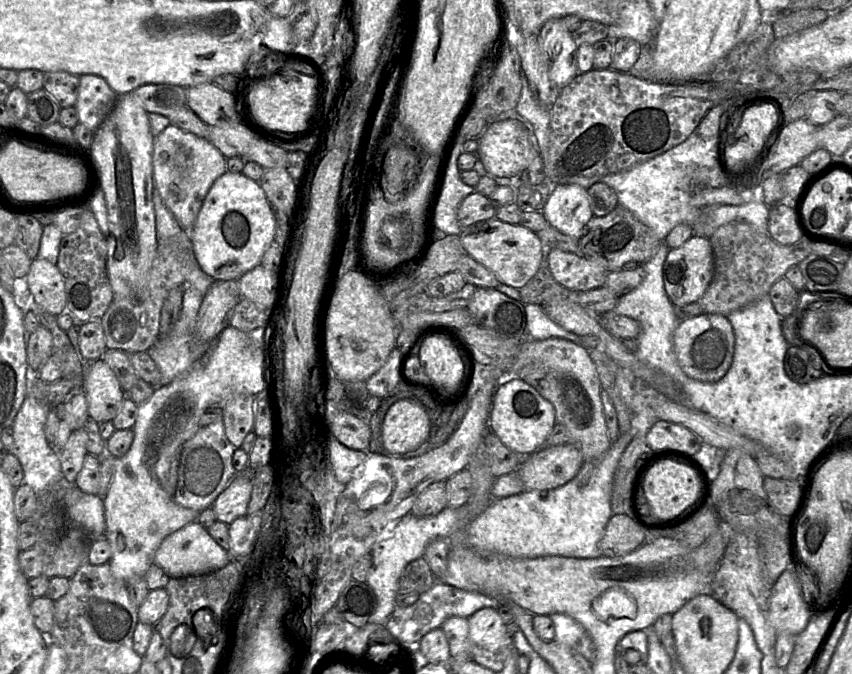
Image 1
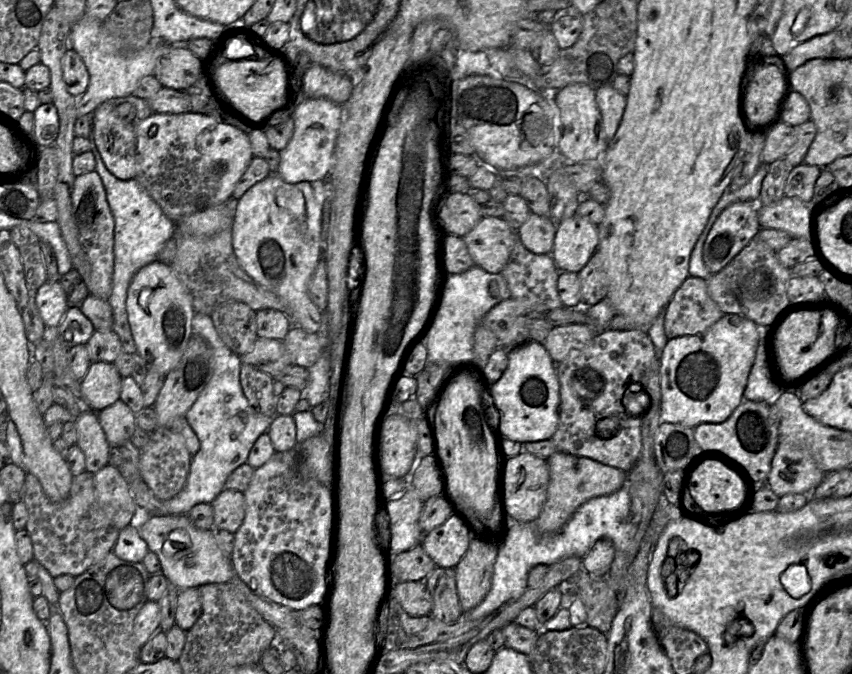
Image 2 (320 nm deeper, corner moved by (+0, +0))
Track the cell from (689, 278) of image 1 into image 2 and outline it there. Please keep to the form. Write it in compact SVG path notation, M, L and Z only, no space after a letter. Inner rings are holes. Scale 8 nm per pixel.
M736 202L718 216L703 246L703 261L711 273L726 267L761 230L757 202Z

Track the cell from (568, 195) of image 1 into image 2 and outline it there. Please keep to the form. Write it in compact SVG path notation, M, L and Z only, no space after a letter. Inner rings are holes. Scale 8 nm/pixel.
M575 214L556 224L551 256L560 272L579 273L597 251L598 244L597 226Z

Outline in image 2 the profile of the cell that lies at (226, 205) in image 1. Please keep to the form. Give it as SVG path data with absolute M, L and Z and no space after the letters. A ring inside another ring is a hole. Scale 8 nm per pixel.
M270 174L249 188L238 199L232 224L232 245L243 270L263 288L284 299L292 310L292 326L300 326L310 333L321 327L322 312L309 297L310 278L322 260L322 210L323 193L315 192L311 182L290 184L279 174Z

